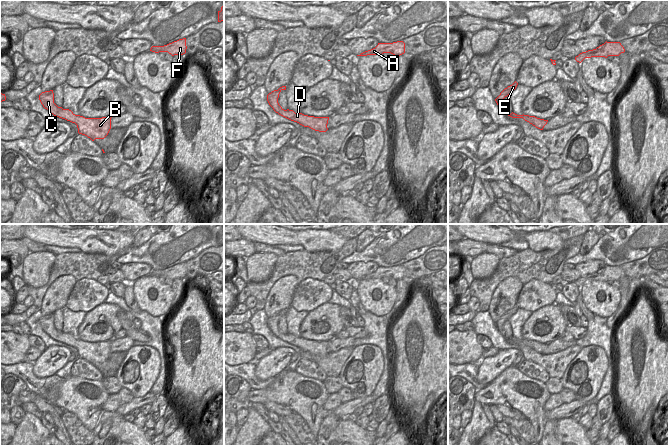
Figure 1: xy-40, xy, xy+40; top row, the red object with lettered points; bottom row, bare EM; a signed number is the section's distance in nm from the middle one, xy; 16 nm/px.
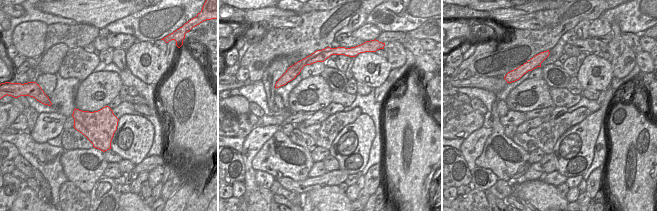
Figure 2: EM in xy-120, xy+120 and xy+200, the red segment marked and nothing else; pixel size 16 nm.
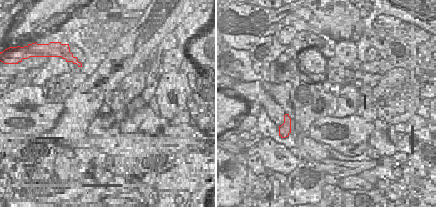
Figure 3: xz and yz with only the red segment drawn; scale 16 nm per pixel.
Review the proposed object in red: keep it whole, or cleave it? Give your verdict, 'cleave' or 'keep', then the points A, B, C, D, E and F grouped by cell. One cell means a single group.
keep; A B C D E F

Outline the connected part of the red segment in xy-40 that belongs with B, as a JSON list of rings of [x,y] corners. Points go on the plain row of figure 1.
[[[53,314],[42,316],[39,319],[39,324],[43,331],[54,340],[75,347],[78,352],[78,357],[87,360],[92,365],[95,363],[104,363],[111,353],[112,340],[85,342],[80,339],[75,339],[71,334],[58,331],[54,327]]]

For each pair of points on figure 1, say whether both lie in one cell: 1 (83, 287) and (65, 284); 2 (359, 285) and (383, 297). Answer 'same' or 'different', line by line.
1: different
2: same

